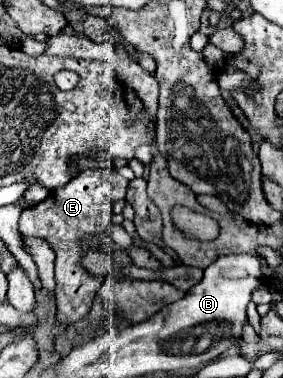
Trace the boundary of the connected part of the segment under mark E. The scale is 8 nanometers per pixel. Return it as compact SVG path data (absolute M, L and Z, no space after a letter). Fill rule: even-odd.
M88 169L74 177L64 187L50 191L50 195L34 205L32 209L22 211L20 231L22 235L46 237L50 247L56 253L56 321L60 325L68 325L72 321L84 319L92 307L96 291L100 289L100 279L88 275L80 267L80 257L84 249L80 247L82 235L104 233L106 227L112 224L112 169Z

